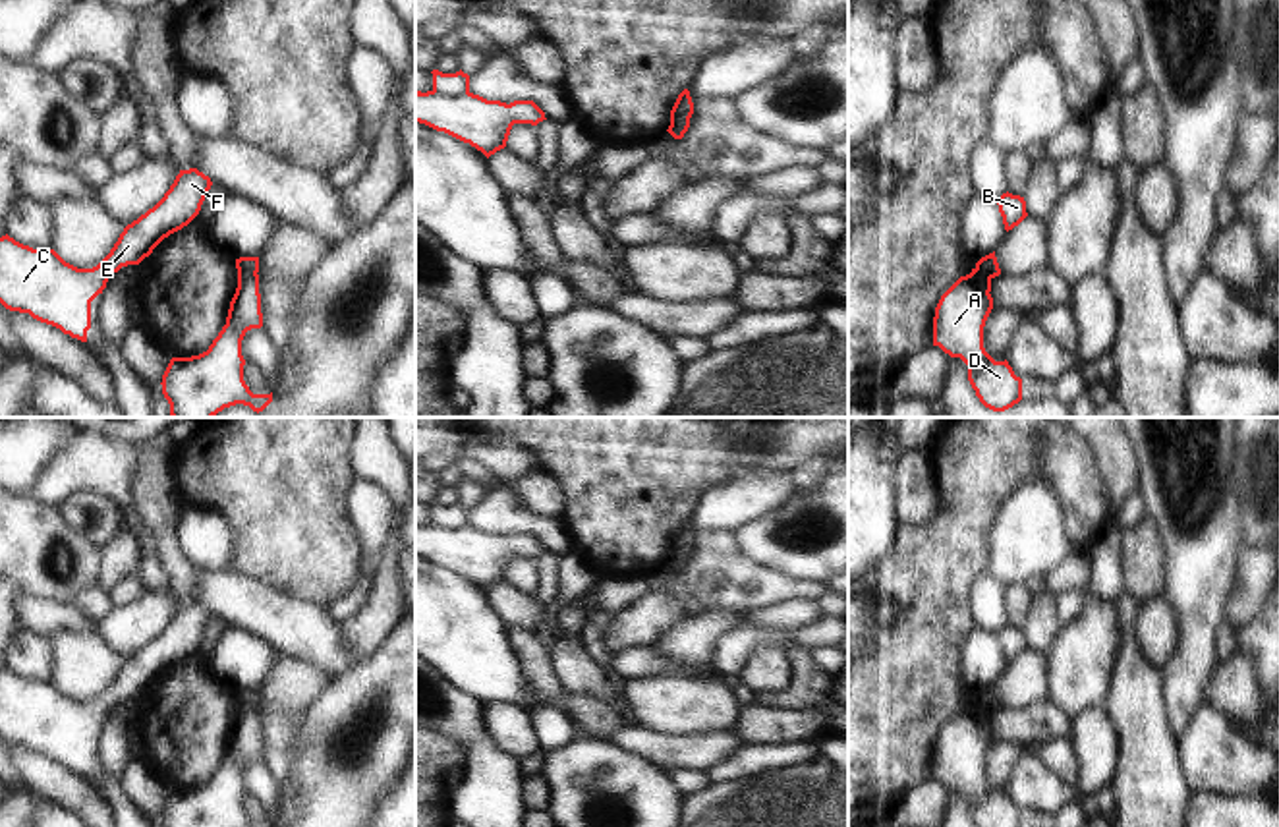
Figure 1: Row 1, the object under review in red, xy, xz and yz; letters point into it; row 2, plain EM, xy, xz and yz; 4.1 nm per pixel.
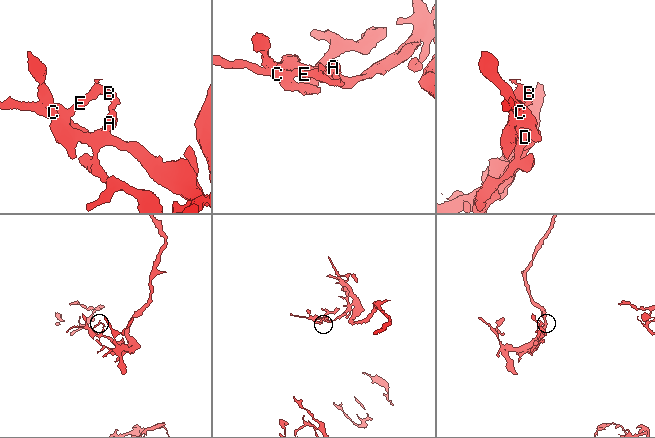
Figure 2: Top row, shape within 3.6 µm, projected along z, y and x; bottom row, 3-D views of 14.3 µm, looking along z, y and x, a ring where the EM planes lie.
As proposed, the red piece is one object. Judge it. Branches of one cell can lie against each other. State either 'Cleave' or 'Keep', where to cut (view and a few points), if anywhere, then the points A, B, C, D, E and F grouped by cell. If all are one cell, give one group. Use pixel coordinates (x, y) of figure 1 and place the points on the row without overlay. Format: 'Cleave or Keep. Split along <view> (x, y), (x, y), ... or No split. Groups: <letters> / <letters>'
Cleave. Split along xz (433, 522), (445, 528), (468, 526). Groups: A D / B C E F.

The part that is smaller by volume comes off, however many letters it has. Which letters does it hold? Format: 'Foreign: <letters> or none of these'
Foreign: B, C, E, F

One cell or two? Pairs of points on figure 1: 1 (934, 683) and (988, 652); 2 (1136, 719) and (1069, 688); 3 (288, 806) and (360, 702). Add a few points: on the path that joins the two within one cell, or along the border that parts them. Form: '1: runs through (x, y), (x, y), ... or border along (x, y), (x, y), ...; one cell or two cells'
1: border along (976, 628), (963, 650), (963, 681), (974, 698); two cells
2: border along (1115, 661), (1104, 708); two cells
3: border along (286, 779), (290, 785), (286, 793), (300, 806); two cells

